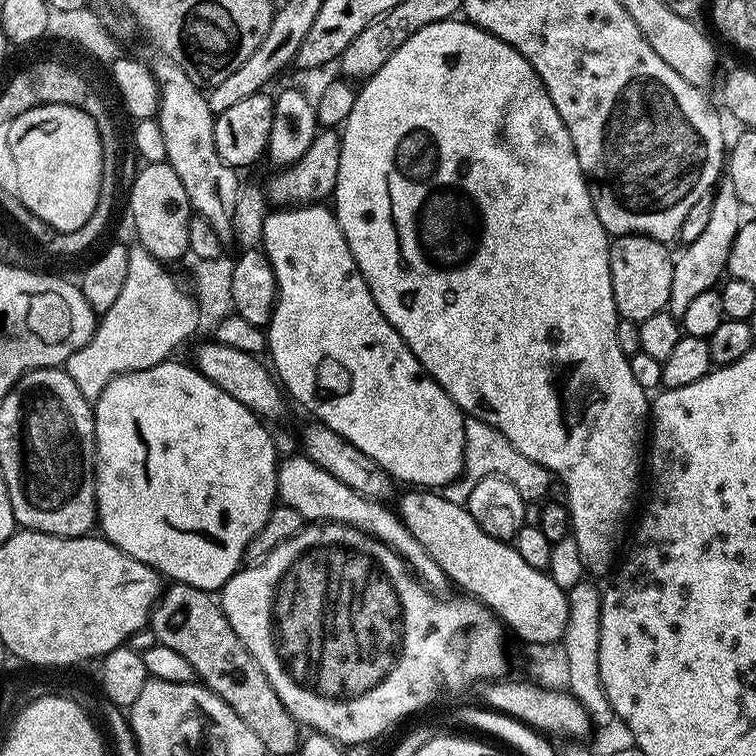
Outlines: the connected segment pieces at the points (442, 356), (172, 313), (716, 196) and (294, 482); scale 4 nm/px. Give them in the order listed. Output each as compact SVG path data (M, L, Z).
M453 18L434 22L422 30L418 30L386 62L386 66L378 69L373 76L367 77L365 84L357 91L356 105L342 125L342 135L340 137L340 161L338 162L338 178L336 179L336 190L334 193L334 211L336 221L342 230L346 242L350 246L350 254L382 314L398 330L400 337L406 342L408 349L413 352L420 360L420 365L424 371L432 377L436 383L442 386L442 390L451 400L460 407L461 412L468 416L478 418L490 426L498 429L513 446L526 458L546 466L546 470L551 472L557 481L564 483L564 492L568 512L572 515L571 539L578 542L578 550L582 554L587 571L604 572L608 568L608 563L612 560L612 555L616 552L616 547L620 544L620 535L624 532L624 523L628 520L628 515L632 512L632 503L636 500L636 491L640 488L640 460L642 464L642 448L640 443L646 440L646 421L650 416L650 396L642 386L638 386L638 381L634 379L634 374L628 365L629 357L618 350L618 338L616 337L616 321L618 313L614 302L614 290L612 289L612 279L610 278L610 258L608 249L610 247L610 234L602 226L598 214L594 210L594 202L590 198L588 189L588 179L582 174L582 166L578 166L578 154L574 150L574 142L570 138L570 130L566 130L560 123L560 115L554 111L552 99L546 94L544 83L537 80L535 72L529 69L526 58L515 55L512 48L506 42L502 42L496 36L491 36L489 32L484 32L474 24L469 24L467 19Z
M138 242L128 248L128 265L126 266L126 282L122 286L122 294L118 294L118 302L110 311L99 317L96 333L92 341L82 346L66 361L66 371L70 378L82 390L82 394L89 402L99 400L104 388L118 376L125 376L127 372L141 372L144 368L153 368L163 364L173 355L179 344L184 344L192 335L197 335L199 320L198 306L189 293L180 289L180 284L167 272L165 265L156 260Z
M726 178L719 181L711 197L710 218L705 232L695 242L683 245L684 253L677 255L674 260L674 278L670 282L667 311L677 318L683 318L686 306L690 306L690 302L693 298L698 298L698 294L713 291L721 283L728 267L730 246L734 246L734 238L746 216L744 205L738 202L738 194L734 194L734 186L730 186Z
M303 454L288 456L279 461L276 469L276 494L279 503L285 508L293 508L301 521L345 524L373 536L386 546L390 546L399 556L404 557L417 573L437 571L436 564L424 553L424 548L410 534L403 520L395 511L388 509L387 503L371 500L338 482L334 474L326 474L313 460Z

